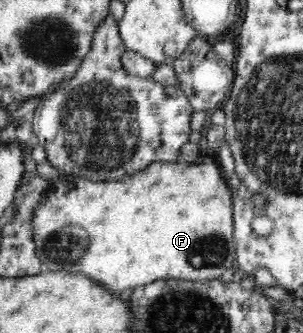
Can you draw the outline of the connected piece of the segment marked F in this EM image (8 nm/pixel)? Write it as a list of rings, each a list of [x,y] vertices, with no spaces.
[[[203,155],[203,158],[194,164],[188,163],[162,163],[154,162],[141,174],[133,174],[131,178],[125,178],[114,182],[91,182],[86,179],[73,177],[57,172],[48,161],[37,164],[38,175],[49,182],[47,190],[39,196],[35,206],[31,208],[31,244],[35,245],[35,256],[39,257],[43,271],[59,271],[71,273],[71,276],[87,277],[87,280],[101,284],[107,288],[113,296],[119,296],[121,292],[129,288],[137,288],[155,280],[167,280],[167,278],[184,281],[209,281],[218,278],[226,270],[233,266],[235,260],[235,244],[233,238],[232,194],[227,184],[221,165],[218,160]]]

